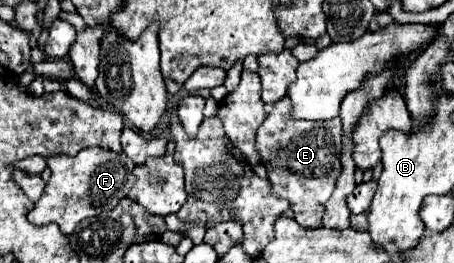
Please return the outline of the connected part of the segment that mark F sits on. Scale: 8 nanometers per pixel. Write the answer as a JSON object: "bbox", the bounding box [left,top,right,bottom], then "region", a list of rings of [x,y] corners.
{"bbox":[27,147,135,235],"region":[[[101,147],[83,149],[75,157],[53,155],[47,159],[47,167],[51,169],[51,179],[47,181],[41,199],[35,203],[27,217],[33,225],[57,223],[65,235],[71,235],[83,219],[113,209],[123,197],[127,197],[135,179],[135,163],[125,153],[105,151]]]}

